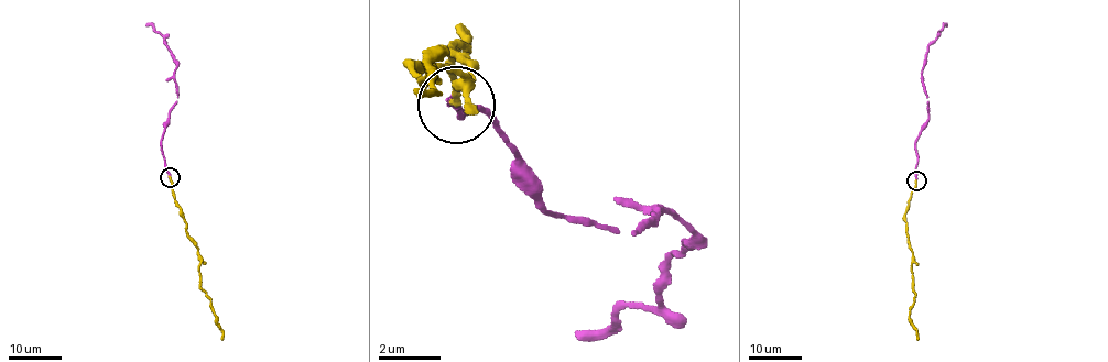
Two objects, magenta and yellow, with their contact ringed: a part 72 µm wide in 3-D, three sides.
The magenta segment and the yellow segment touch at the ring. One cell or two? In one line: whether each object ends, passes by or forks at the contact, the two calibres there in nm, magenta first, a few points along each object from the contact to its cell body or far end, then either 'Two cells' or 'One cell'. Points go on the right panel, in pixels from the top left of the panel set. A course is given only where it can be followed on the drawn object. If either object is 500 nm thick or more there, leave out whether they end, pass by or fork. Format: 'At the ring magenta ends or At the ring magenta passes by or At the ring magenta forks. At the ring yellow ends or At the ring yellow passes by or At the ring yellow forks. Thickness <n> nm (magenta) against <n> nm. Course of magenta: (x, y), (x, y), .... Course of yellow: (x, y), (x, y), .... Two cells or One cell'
At the ring magenta ends. At the ring yellow ends. Thickness 140 nm (magenta) against 170 nm. Course of magenta: (916, 180), (915, 140), (929, 118), (923, 66), (929, 44), (946, 25). Course of yellow: (916, 182), (905, 221), (912, 252), (915, 295), (909, 318), (918, 340). One cell

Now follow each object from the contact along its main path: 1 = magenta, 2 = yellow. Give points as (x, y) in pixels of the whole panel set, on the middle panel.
1: (458, 107), (492, 112), (546, 210), (620, 234), (661, 210), (693, 226), (655, 304), (574, 333)
2: (456, 106), (458, 37), (469, 81), (411, 63), (423, 81), (436, 48), (416, 94)

